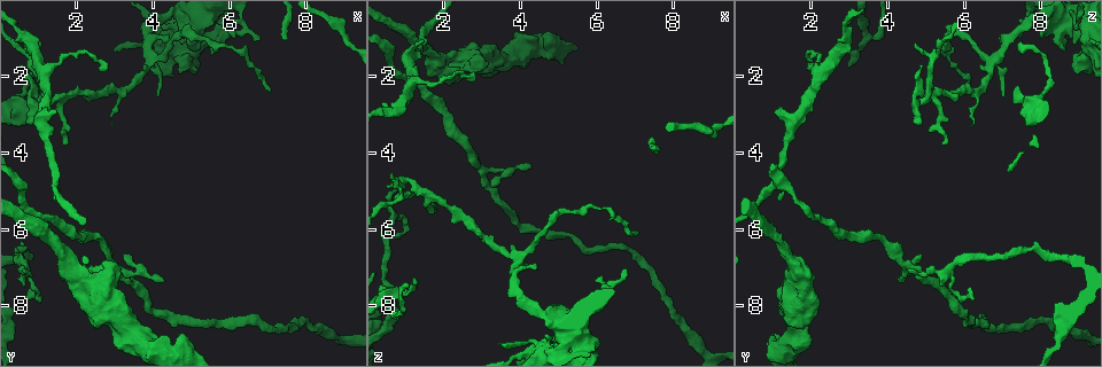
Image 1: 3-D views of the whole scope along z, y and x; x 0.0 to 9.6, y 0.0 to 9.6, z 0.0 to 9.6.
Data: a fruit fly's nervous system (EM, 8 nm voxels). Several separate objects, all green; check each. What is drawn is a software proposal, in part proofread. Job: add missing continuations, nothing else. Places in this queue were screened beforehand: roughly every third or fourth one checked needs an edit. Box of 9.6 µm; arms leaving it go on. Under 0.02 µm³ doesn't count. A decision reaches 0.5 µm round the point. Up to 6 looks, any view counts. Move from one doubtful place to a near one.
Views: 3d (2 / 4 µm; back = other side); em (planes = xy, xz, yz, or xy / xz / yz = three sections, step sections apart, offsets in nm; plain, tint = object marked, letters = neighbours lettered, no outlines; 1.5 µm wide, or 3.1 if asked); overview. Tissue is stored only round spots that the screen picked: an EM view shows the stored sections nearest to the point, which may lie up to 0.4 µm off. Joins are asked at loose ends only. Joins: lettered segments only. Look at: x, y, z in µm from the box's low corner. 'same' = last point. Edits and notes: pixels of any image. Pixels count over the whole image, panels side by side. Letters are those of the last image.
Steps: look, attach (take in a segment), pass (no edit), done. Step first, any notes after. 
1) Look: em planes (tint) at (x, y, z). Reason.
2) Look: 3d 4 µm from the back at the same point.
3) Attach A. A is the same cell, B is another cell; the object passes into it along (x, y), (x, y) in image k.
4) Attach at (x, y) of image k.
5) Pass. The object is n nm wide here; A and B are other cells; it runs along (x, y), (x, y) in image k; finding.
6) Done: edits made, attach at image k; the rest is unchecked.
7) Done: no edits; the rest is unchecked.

Look: 3d 2 µm at (0.60, 7.05, 4.55). Branch stops here.

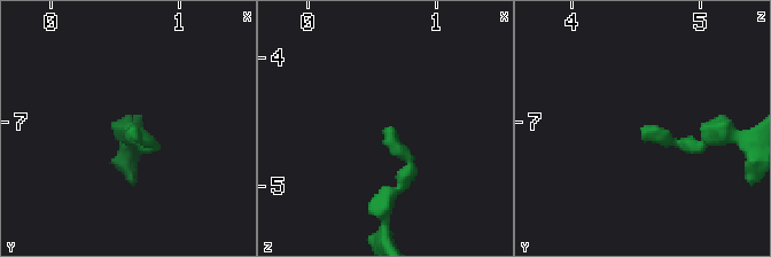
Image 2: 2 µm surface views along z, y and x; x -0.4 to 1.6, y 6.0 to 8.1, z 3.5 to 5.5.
Look: em xy step 4 (tint) at (0.66, 7.04, 4.54). Now the EM.

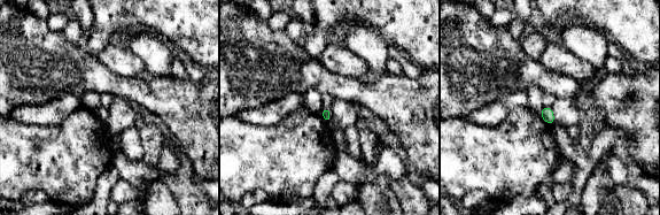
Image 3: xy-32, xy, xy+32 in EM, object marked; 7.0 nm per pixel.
Look: em planes (letters) at the same point.

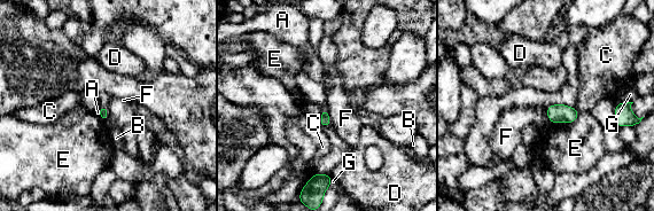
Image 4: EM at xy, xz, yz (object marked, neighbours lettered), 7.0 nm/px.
Pass. The longest contact is with E, 220 nm; A, B, C, D, E, F and G are other cells; a border runs along (546, 107), (546, 116), (551, 123) in image 4; no lettered segment goes on from it.

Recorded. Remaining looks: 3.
Look: em planes (plain) at (2.95, 6.90, 1.90). Thick end.

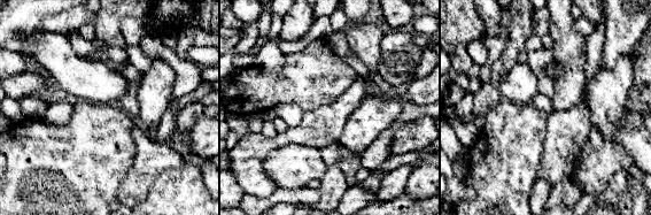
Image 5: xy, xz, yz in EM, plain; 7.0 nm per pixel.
Look: em planes (tint) at the same point. Where the object lies.

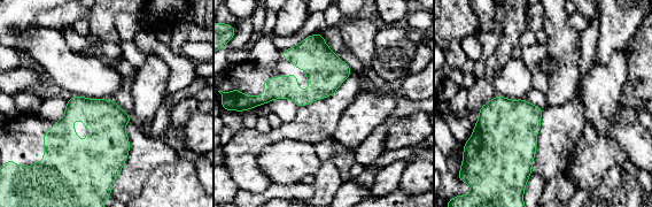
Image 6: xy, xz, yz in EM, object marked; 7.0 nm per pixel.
Look: em planes (letters) at the same point.

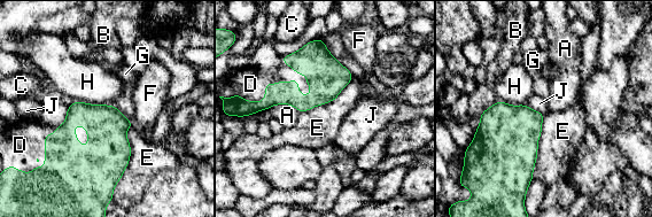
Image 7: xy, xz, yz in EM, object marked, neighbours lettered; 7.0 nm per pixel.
Attach D. D is the same cell, A, B, C, E, F, G, H and J are other cells; the object passes into it along (311, 60), (284, 82), (250, 84) in image 7; it goes on there.

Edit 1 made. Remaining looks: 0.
Done: edits made, attach at image 7; the rest is unchecked.

